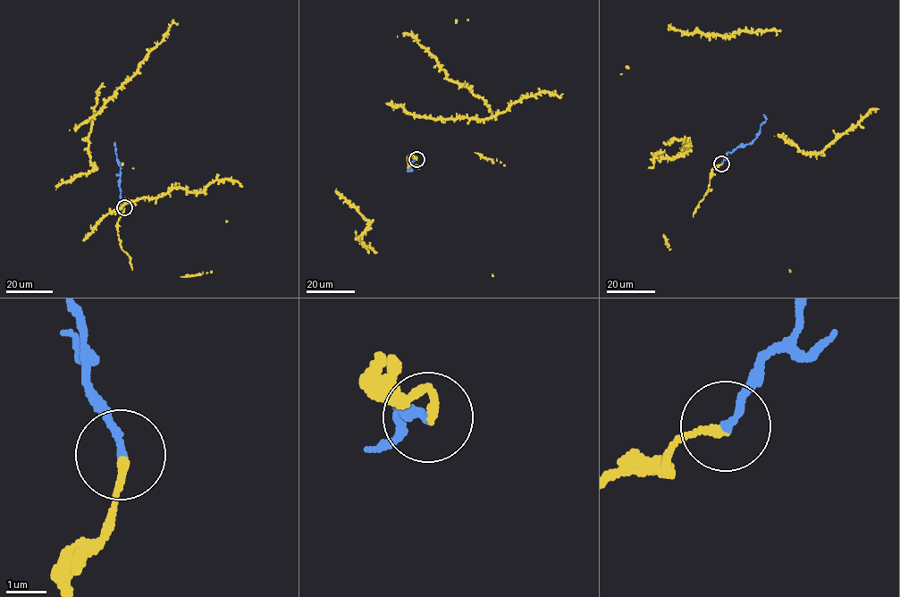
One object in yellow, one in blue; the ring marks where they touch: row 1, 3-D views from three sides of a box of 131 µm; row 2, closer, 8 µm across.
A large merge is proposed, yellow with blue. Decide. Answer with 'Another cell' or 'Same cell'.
Same cell

